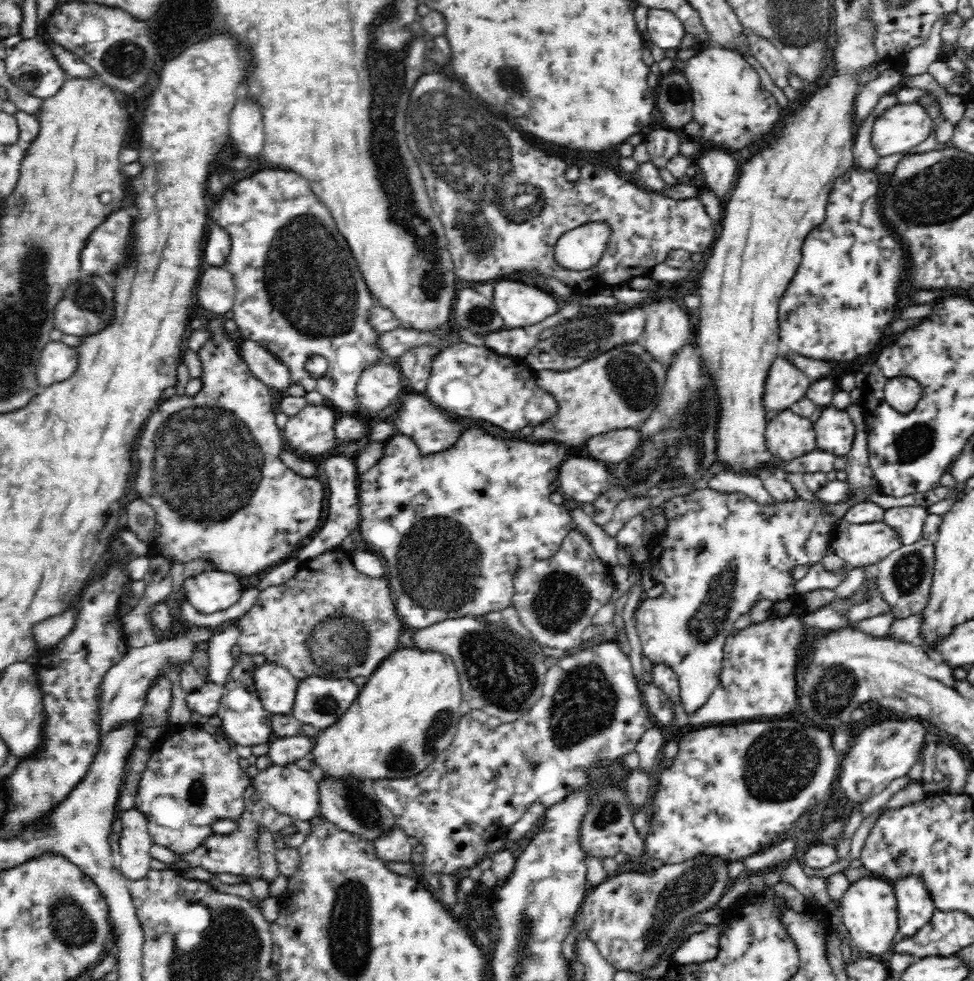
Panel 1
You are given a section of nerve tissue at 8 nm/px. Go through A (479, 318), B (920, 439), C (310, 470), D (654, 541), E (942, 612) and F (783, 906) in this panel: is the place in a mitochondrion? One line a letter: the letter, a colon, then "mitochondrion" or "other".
A: mitochondrion
B: mitochondrion
C: other
D: other
E: other
F: other

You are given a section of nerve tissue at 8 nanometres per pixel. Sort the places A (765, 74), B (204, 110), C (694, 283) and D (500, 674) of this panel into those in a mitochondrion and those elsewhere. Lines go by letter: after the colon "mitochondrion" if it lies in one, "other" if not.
A: other
B: other
C: other
D: mitochondrion

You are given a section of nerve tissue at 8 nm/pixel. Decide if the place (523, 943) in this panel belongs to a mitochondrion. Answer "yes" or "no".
yes

